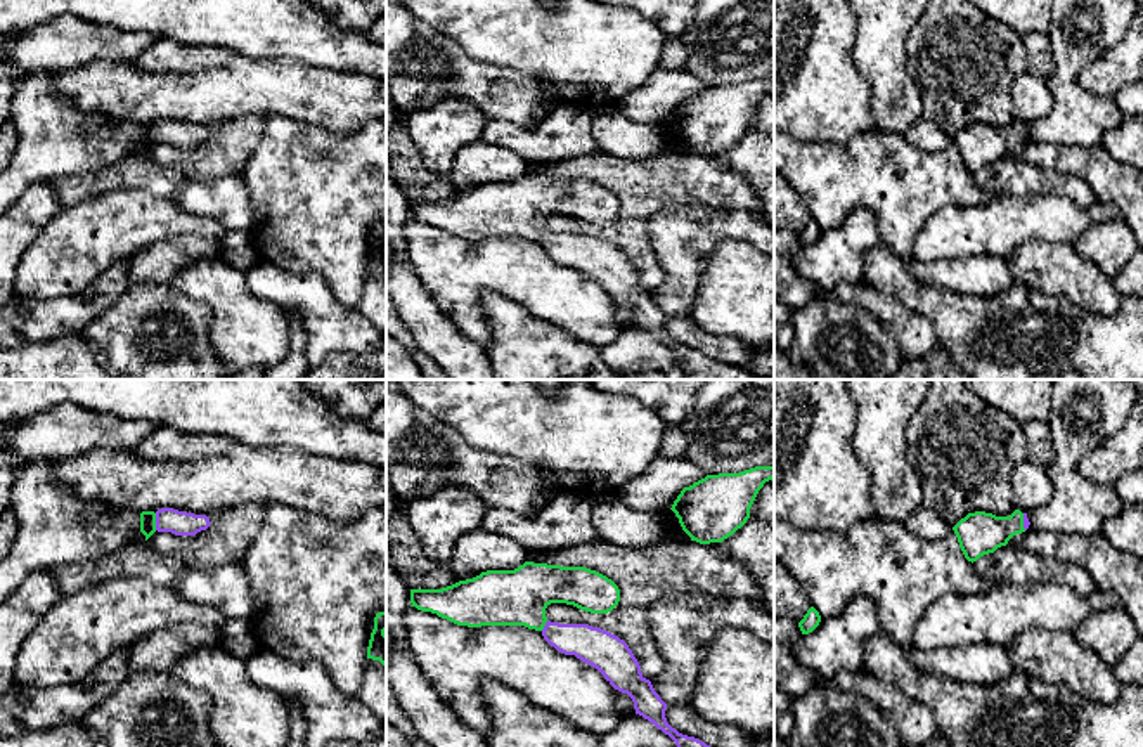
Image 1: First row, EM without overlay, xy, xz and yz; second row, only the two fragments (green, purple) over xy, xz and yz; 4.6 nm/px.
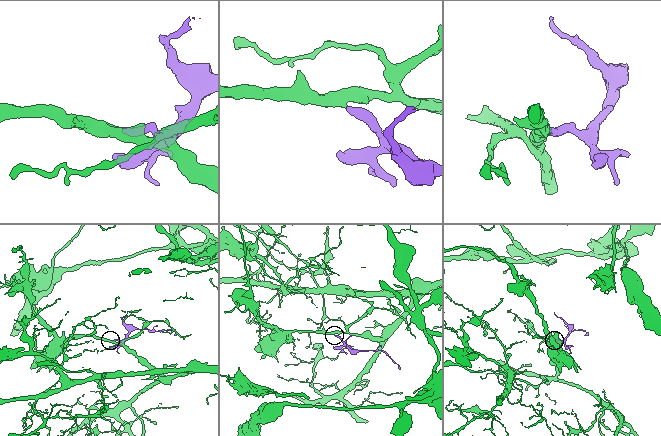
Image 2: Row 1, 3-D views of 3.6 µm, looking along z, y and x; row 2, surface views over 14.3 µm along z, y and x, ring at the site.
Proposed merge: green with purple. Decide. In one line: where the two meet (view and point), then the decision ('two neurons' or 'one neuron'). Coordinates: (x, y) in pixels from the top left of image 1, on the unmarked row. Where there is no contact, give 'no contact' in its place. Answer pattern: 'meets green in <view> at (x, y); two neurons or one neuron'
meets green in xy at (154, 134); one neuron

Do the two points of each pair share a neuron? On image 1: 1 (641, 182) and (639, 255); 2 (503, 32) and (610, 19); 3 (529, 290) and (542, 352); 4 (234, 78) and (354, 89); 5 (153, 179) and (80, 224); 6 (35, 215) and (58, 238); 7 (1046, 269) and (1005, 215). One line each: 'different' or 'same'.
1: same
2: same
3: different
4: same
5: different
6: different
7: different

